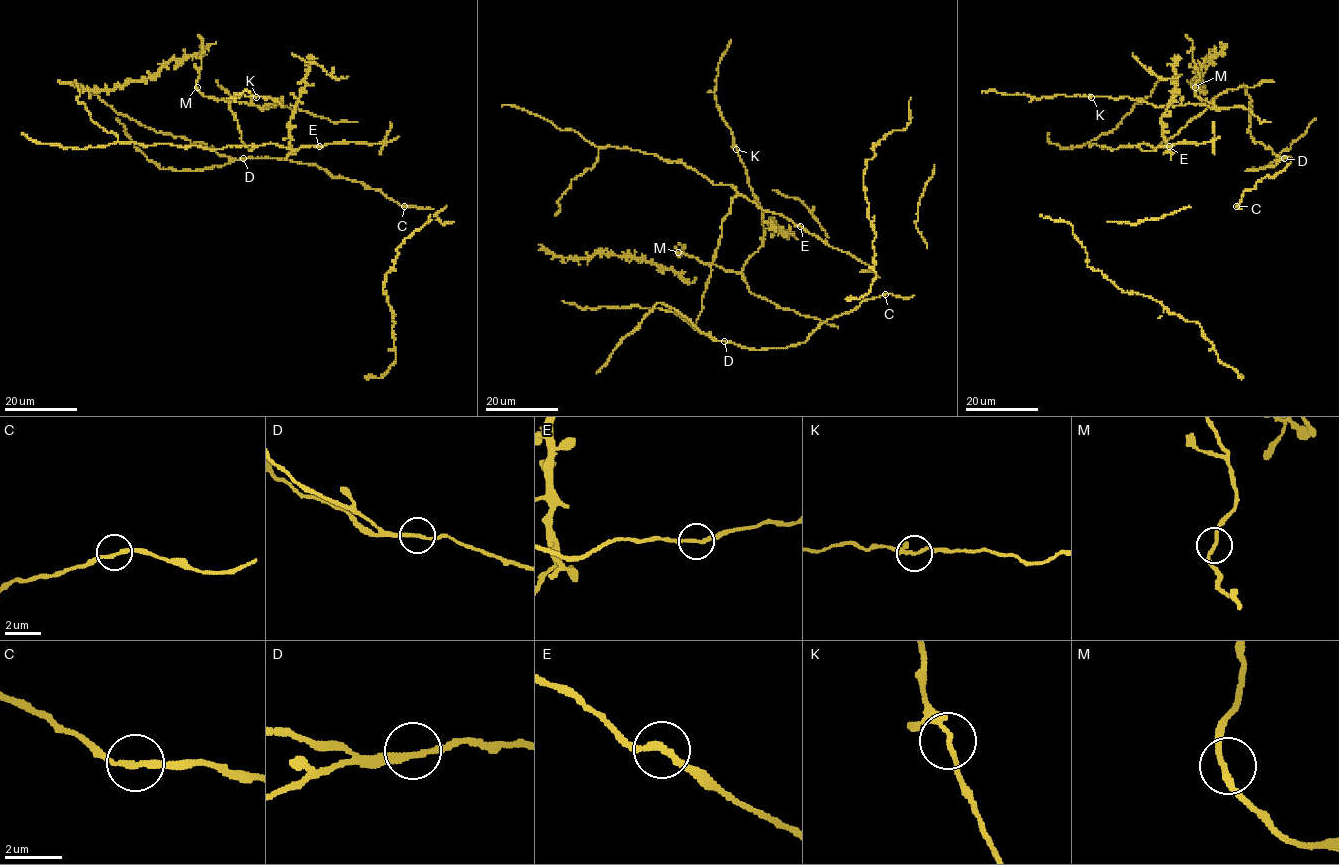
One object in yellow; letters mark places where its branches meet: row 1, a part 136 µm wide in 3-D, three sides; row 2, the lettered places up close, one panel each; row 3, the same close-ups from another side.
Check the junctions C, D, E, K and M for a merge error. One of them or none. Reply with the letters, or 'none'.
none

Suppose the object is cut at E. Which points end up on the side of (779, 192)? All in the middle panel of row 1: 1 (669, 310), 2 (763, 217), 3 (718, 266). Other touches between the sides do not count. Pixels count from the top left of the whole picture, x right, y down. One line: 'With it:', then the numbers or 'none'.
With it: 1, 2, 3

